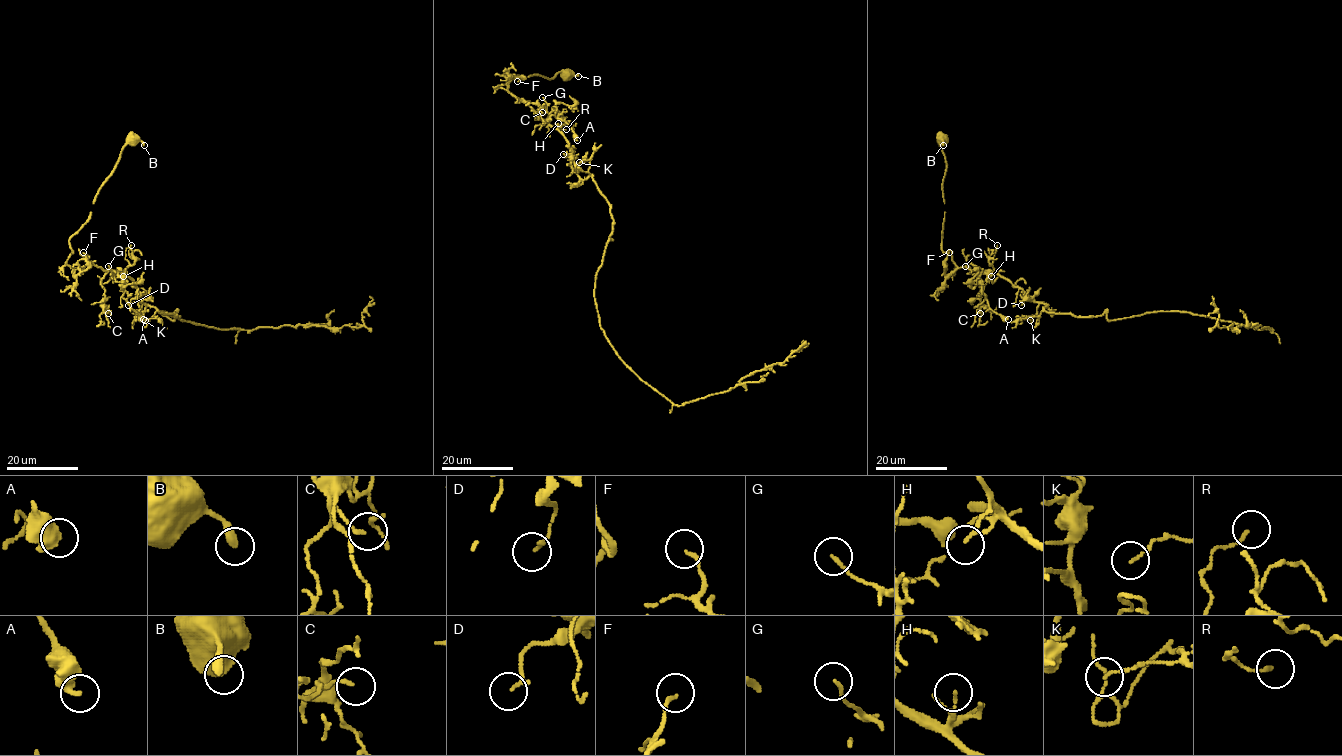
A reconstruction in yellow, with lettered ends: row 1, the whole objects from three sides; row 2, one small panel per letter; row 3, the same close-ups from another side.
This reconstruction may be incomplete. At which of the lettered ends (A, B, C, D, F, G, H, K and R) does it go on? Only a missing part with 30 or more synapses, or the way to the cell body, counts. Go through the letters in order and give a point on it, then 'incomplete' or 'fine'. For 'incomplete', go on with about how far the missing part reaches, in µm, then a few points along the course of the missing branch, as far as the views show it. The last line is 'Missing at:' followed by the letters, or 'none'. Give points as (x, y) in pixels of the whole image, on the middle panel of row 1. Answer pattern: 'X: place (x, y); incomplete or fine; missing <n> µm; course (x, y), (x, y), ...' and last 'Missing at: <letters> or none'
A: place (577, 140); fine
B: place (578, 76); fine
C: place (542, 112); fine
D: place (563, 154); fine
F: place (517, 81); fine
G: place (542, 97); fine
H: place (558, 123); fine
K: place (579, 162); fine
R: place (566, 129); fine
Missing at: none

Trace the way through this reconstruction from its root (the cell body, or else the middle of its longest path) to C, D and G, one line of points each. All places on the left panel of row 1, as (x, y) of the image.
C: (175, 313), (178, 317), (142, 303), (135, 283), (112, 271), (101, 280), (106, 300), (103, 309), (108, 313)
D: (175, 313), (178, 317), (161, 313), (142, 303), (138, 295), (130, 300), (128, 305)
G: (175, 313), (178, 317), (161, 313), (142, 303), (135, 283), (120, 272), (112, 273), (108, 266)

